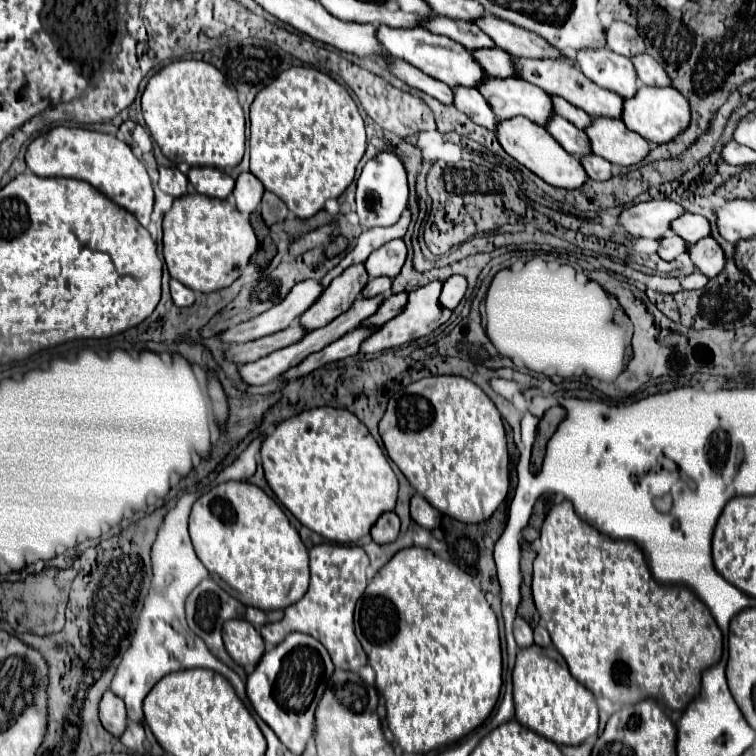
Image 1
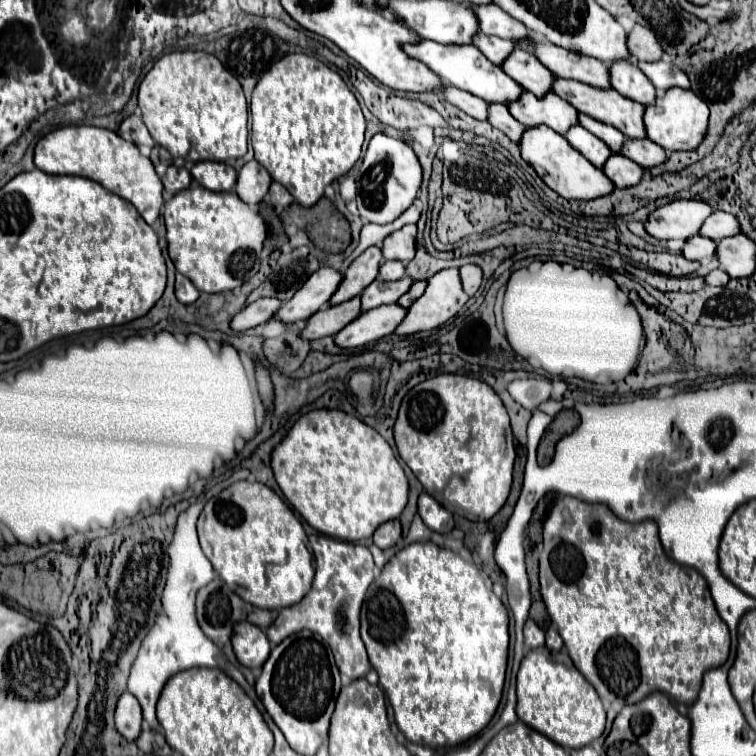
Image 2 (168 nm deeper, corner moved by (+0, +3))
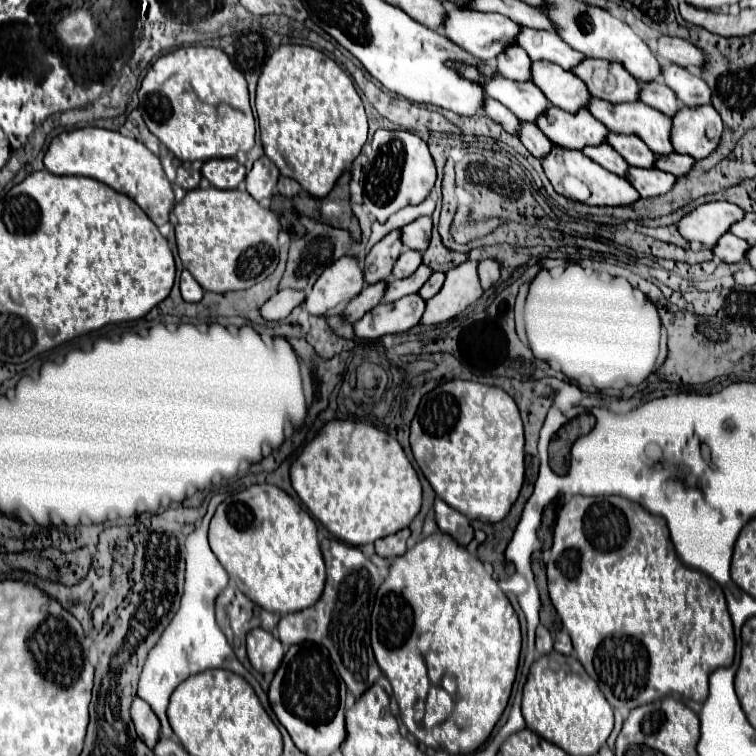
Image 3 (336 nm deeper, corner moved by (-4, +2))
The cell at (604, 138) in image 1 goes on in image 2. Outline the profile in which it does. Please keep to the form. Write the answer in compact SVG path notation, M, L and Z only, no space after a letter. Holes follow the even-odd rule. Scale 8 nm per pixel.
M627 140L621 154L645 168L655 168L667 160L667 150L663 150L651 140Z

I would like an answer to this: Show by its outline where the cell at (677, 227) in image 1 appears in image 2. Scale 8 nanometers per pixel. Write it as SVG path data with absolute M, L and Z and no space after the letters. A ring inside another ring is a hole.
M717 212L711 218L705 220L705 224L701 226L701 234L713 240L723 240L727 236L737 236L741 232L741 224L737 220L737 216L729 214L729 212Z

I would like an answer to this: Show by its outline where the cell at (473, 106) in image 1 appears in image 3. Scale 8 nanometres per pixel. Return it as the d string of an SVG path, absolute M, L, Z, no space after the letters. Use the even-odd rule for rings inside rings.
M521 121L521 125L519 125L519 141L537 159L547 155L547 151L551 151L551 147L553 147L553 143L535 127L535 123L527 123L527 121Z

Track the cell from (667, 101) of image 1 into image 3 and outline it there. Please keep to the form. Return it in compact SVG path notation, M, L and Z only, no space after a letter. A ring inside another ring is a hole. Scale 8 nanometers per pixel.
M683 105L671 119L671 145L677 153L703 159L715 151L723 123L711 105Z

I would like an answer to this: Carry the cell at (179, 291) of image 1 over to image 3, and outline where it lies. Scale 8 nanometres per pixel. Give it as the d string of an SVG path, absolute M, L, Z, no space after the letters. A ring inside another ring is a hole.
M183 271L181 273L181 295L183 295L183 299L185 301L189 301L189 303L199 303L201 299L203 299L203 289L201 289L201 285L191 277L191 273L189 271Z

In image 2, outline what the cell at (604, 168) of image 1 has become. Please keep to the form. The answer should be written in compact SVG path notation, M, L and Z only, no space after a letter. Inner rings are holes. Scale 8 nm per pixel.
M613 154L605 166L603 172L615 182L617 188L627 188L627 186L637 186L639 180L643 180L645 176L645 168L631 162L629 158L621 156L621 154Z

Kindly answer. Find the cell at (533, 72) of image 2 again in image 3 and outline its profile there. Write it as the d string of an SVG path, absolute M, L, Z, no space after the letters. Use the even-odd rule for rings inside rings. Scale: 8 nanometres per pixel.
M547 61L531 63L531 81L543 91L547 99L551 99L551 105L561 107L569 113L575 113L579 107L585 107L587 99L591 97L579 77Z

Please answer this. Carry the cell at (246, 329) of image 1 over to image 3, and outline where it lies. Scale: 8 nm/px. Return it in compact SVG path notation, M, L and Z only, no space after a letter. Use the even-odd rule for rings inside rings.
M343 257L335 261L323 275L315 281L311 293L307 293L303 307L309 315L323 315L325 311L337 307L337 303L349 301L363 289L363 271L353 257Z

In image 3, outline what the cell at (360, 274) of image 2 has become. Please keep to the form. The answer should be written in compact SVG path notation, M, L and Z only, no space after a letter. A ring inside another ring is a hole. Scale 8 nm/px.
M399 231L385 235L377 245L373 245L373 249L365 257L365 267L363 267L367 285L379 283L391 277L391 269L401 253L401 247L403 245L399 243Z

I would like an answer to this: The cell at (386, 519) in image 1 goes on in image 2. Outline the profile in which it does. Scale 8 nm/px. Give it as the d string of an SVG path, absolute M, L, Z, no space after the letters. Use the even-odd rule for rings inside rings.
M391 520L385 522L383 526L379 526L373 534L373 542L379 548L393 548L397 544L397 540L401 538L401 524L399 520Z

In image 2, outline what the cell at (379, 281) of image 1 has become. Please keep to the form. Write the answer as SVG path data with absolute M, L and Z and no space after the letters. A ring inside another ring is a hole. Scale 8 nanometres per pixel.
M387 260L387 262L383 262L383 266L379 270L379 276L383 280L399 280L399 278L405 276L405 264L395 262L395 260Z

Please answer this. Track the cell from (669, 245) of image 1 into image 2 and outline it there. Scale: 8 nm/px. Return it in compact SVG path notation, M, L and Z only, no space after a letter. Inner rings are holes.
M693 236L687 240L685 248L683 248L683 256L687 260L703 260L703 258L713 258L717 250L717 242L711 238L703 238L703 236Z

